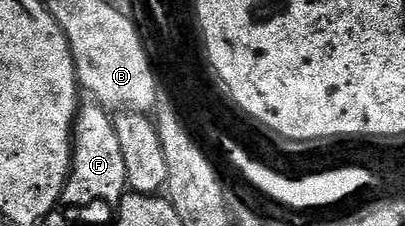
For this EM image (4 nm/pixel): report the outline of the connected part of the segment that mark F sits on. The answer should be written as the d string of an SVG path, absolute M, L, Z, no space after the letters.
M93 100L83 101L74 119L70 174L62 189L62 202L71 208L87 206L93 202L106 202L109 206L117 207L127 192L124 155L120 152L120 139L116 136L114 119L107 107Z

